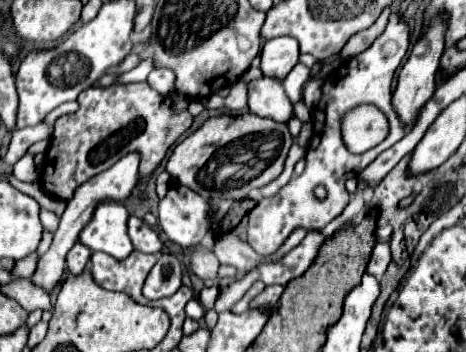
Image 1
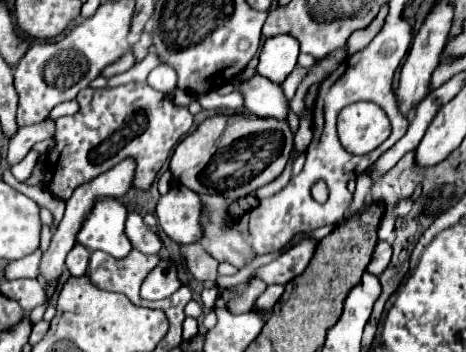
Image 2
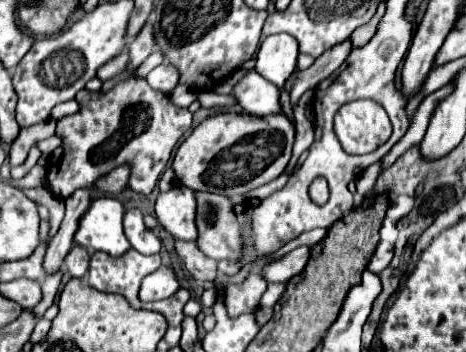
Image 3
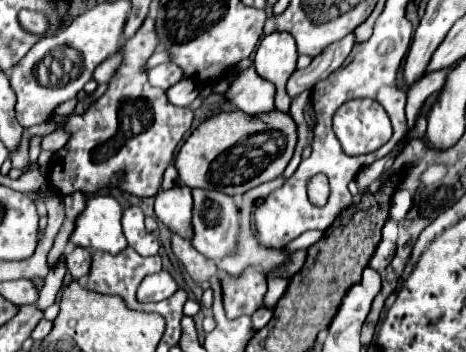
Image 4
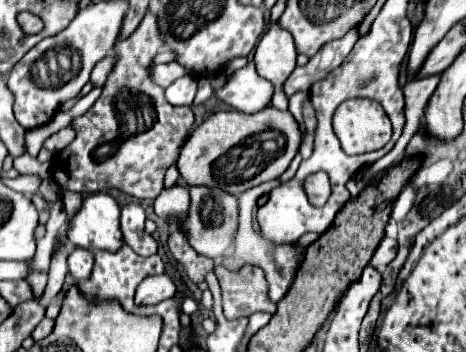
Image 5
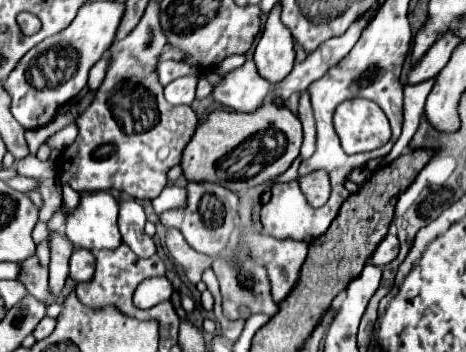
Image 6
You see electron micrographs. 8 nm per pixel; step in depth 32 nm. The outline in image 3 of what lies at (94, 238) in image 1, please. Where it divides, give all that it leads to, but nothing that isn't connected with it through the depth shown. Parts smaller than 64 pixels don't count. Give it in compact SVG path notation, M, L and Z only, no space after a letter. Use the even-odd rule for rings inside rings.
M96 198L90 210L80 220L74 242L90 252L102 250L110 256L124 256L130 250L128 238L124 236L124 206L116 198Z

